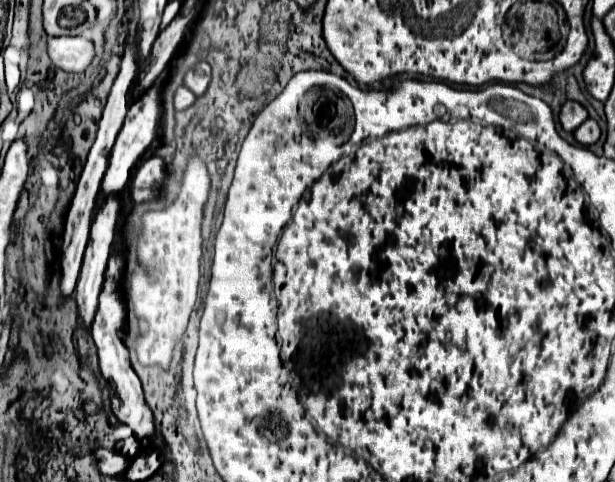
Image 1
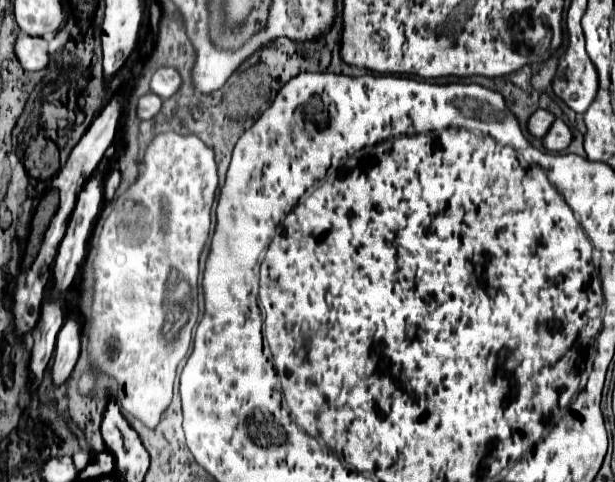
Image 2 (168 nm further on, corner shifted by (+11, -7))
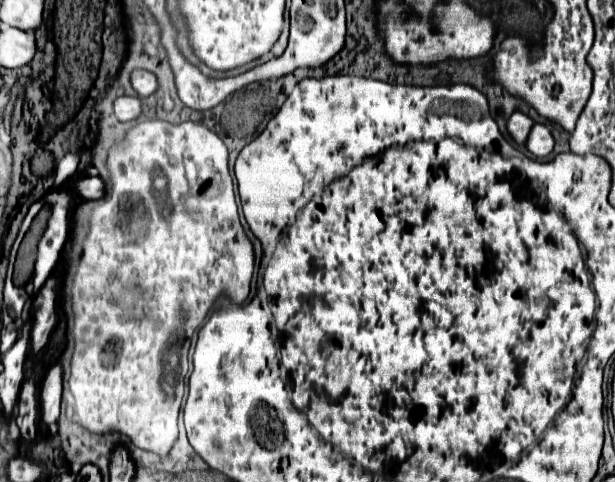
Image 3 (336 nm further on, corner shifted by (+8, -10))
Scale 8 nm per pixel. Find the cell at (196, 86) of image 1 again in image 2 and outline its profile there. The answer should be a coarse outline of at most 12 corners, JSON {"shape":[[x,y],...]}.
{"shape":[[159,69],[151,79],[151,91],[163,99],[181,89],[179,71]]}

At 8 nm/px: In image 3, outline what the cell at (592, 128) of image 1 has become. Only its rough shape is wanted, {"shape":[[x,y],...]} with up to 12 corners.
{"shape":[[536,122],[526,138],[528,152],[544,158],[554,148],[554,138]]}

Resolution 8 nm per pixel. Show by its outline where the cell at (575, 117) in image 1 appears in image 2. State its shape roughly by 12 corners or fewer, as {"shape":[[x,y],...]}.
{"shape":[[537,109],[529,119],[529,131],[543,139],[555,115]]}

